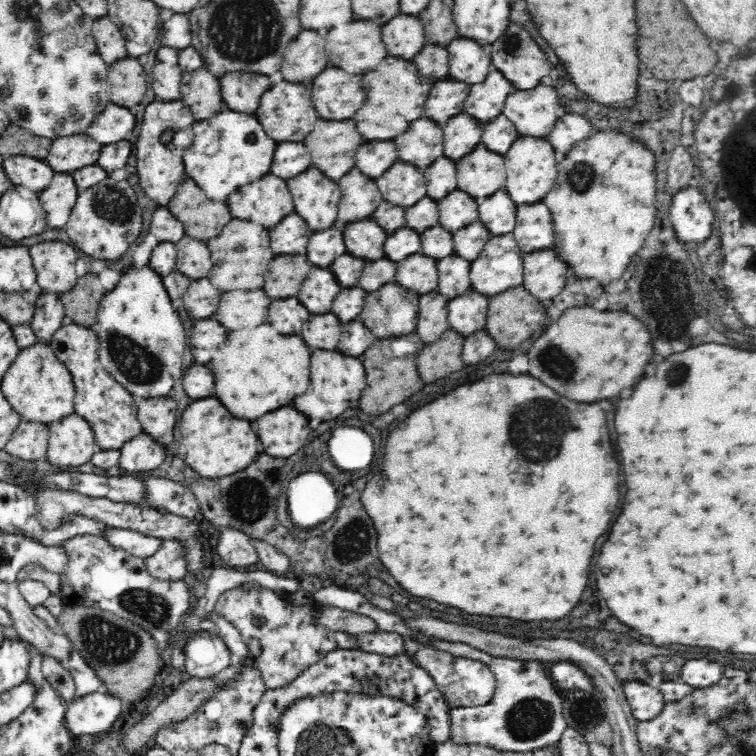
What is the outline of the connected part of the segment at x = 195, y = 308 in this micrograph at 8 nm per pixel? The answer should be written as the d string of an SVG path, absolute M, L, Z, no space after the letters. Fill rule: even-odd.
M202 278L194 280L182 297L184 306L192 318L208 318L216 312L220 296L220 290L214 288L208 278Z

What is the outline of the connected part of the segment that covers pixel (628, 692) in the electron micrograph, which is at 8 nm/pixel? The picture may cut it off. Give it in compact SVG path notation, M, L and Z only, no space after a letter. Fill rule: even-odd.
M638 680L622 682L623 692L637 721L653 719L662 712L665 702L662 693Z

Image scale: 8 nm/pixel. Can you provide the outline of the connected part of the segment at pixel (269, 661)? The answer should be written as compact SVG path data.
M256 585L249 589L248 587L236 587L228 590L228 622L240 631L241 639L249 648L250 658L253 659L253 664L260 671L262 681L269 690L277 690L290 684L302 674L302 670L320 662L328 651L337 647L335 632L326 625L314 623L314 616L321 604L292 605L288 603L286 595L275 590L256 587Z

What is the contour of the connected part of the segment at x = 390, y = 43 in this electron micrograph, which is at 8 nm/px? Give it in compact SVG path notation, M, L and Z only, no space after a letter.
M400 14L382 26L384 44L390 56L414 58L426 44L425 26L415 15Z

